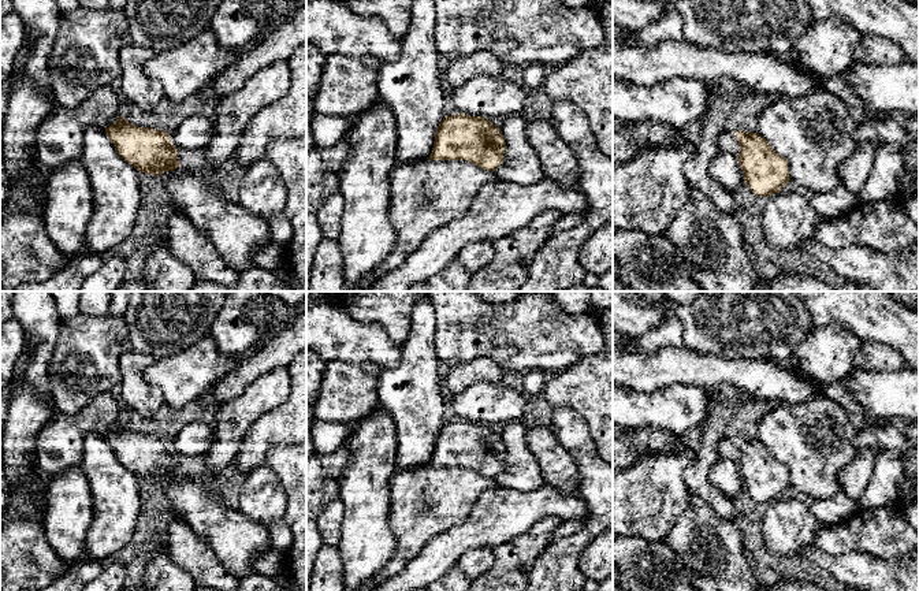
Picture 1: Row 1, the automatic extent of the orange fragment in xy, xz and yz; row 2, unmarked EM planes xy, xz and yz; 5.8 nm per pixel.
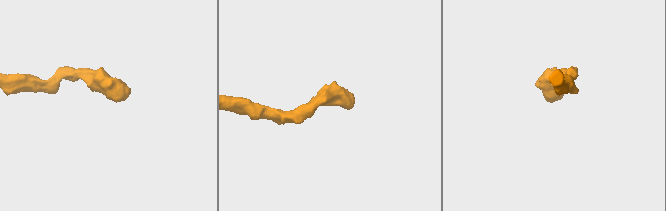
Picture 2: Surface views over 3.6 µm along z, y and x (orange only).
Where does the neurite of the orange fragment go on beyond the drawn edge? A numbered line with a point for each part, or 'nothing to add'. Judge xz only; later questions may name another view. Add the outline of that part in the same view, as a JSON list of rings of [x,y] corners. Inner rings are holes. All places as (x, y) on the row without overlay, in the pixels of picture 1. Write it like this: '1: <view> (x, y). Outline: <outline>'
1: xz (486, 402). Outline: [[[479,382],[453,398],[453,409],[465,421],[509,424],[518,421],[525,410],[525,398],[502,382]]]

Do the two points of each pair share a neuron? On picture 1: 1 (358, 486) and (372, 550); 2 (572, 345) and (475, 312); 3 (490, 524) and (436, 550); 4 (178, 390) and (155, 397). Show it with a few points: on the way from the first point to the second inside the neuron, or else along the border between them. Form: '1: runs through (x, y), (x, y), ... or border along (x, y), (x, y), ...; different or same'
1: runs through (361, 502), (365, 506), (365, 534); same
2: runs through (547, 338), (536, 334), (499, 333); same
3: runs through (476, 531), (450, 545); same
4: border along (153, 363), (144, 378), (166, 401); different

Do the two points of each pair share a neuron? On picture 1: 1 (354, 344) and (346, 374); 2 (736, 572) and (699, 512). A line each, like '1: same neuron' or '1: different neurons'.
1: different neurons
2: same neuron

